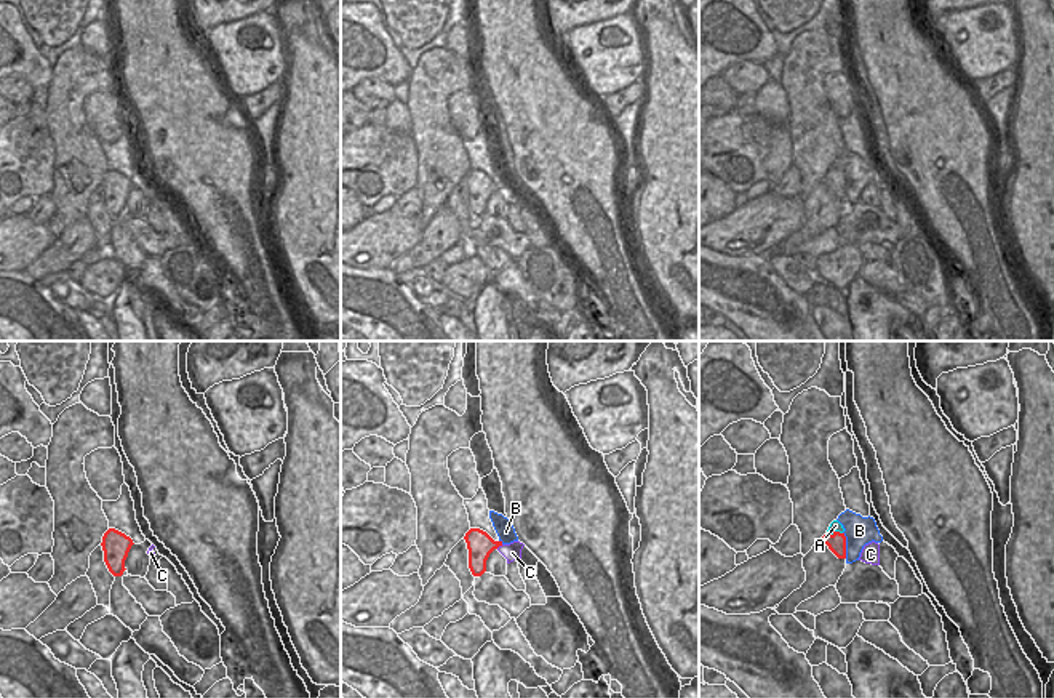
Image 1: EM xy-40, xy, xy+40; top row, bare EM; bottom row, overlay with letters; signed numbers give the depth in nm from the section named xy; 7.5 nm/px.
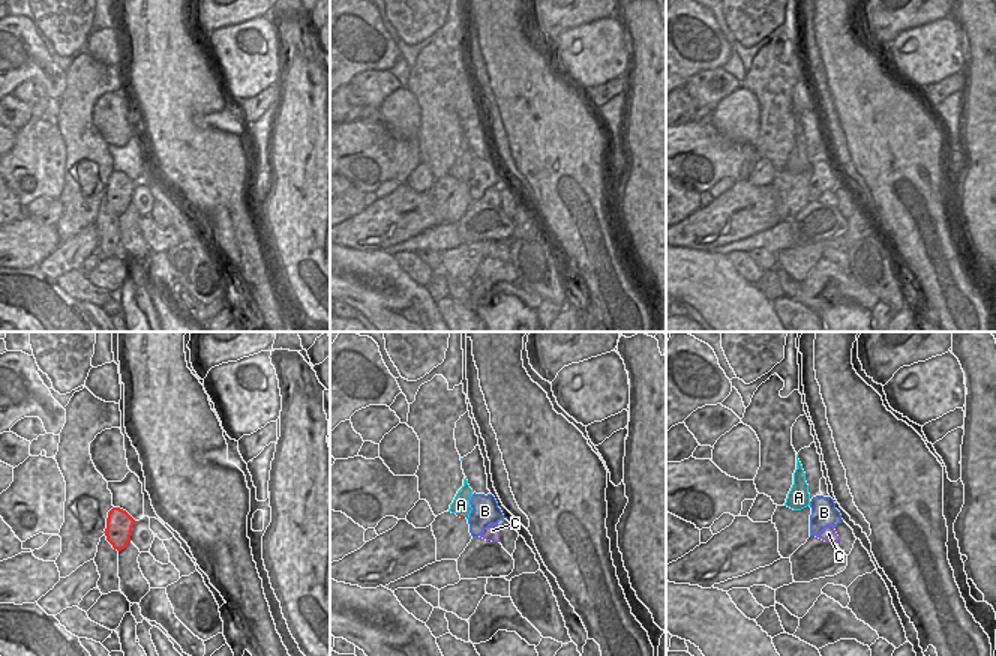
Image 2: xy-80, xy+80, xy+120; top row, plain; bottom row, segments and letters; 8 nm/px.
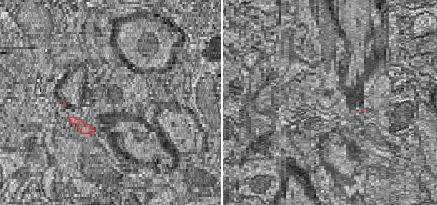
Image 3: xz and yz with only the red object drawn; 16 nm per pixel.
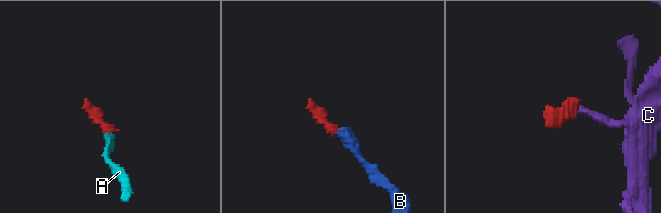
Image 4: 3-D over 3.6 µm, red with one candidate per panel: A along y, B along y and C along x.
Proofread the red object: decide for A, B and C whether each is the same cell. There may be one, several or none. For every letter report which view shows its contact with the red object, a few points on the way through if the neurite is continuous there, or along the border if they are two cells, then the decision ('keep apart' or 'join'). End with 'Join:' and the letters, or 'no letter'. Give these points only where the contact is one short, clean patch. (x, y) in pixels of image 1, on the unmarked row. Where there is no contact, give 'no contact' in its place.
A: xy+40 | along xy+40 (827, 172), (830, 175), (842, 175) | keep apart
B: xy+40 | across xy+40 (837, 184), (845, 186), (859, 172) | join
C: xy | along xy (503, 186), (496, 189) | keep apart
Join: B

